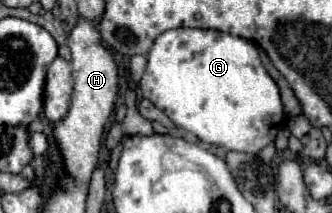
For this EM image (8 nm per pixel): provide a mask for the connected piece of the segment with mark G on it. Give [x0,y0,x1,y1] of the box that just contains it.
[140,28,284,152]

